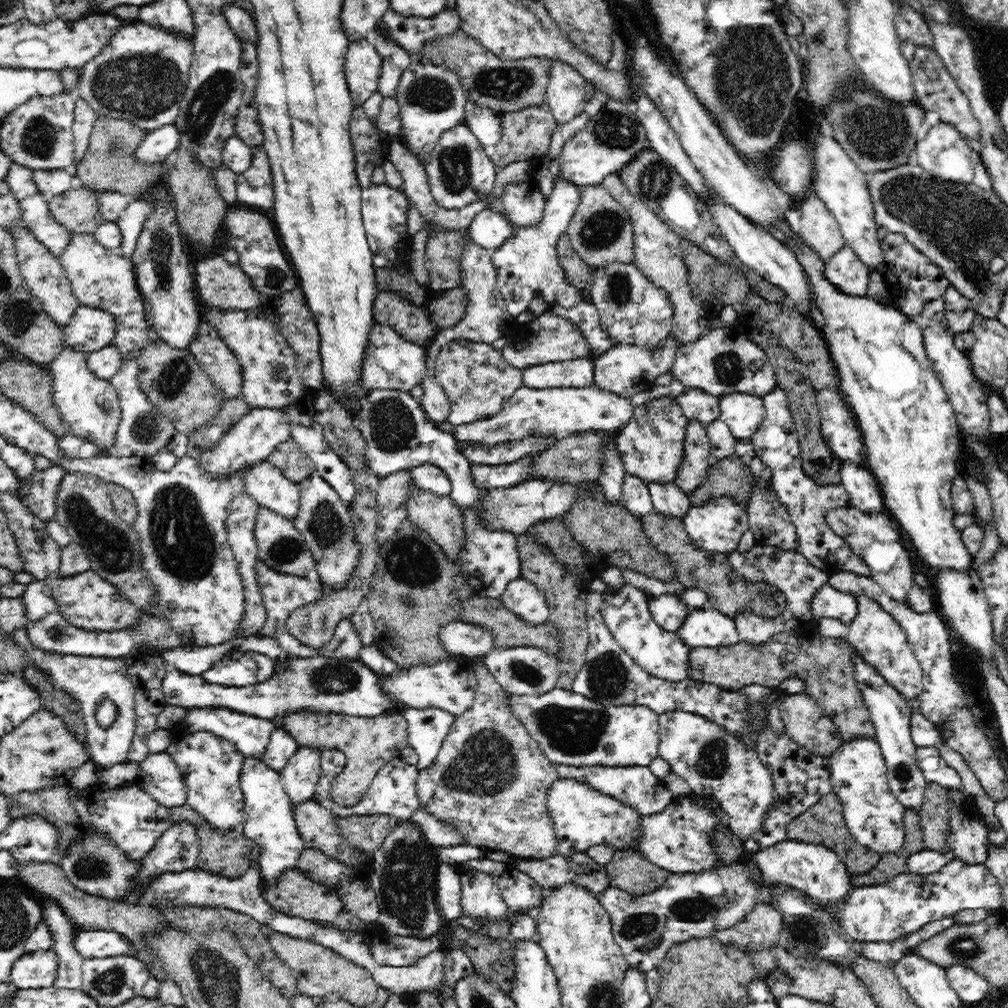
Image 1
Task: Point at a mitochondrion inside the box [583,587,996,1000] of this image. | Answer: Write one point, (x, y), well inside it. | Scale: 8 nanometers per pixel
(694, 908)

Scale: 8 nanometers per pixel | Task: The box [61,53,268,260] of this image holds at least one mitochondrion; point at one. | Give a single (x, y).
(202, 107)

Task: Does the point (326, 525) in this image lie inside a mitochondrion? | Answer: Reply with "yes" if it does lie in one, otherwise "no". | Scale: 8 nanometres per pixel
yes

